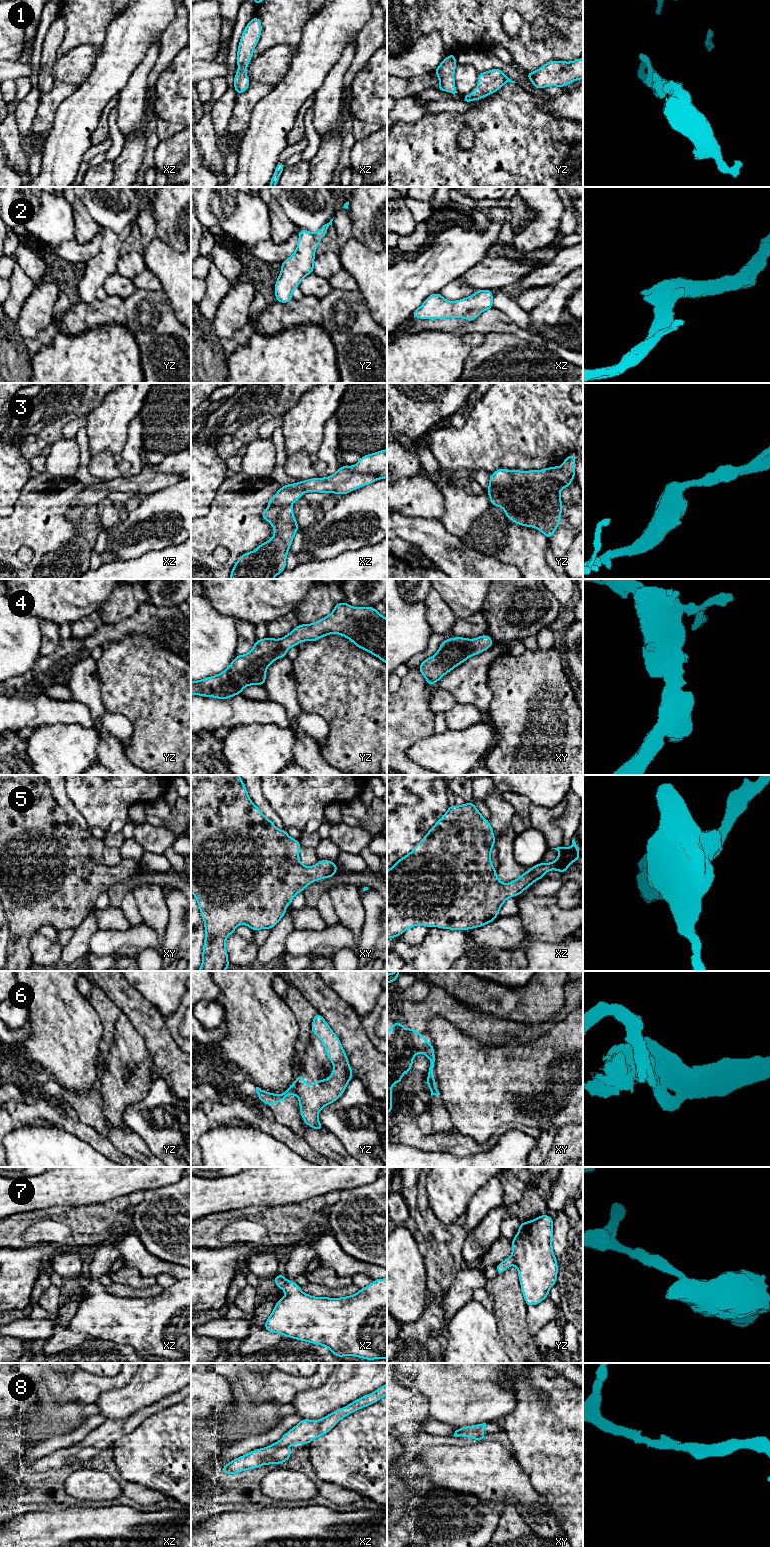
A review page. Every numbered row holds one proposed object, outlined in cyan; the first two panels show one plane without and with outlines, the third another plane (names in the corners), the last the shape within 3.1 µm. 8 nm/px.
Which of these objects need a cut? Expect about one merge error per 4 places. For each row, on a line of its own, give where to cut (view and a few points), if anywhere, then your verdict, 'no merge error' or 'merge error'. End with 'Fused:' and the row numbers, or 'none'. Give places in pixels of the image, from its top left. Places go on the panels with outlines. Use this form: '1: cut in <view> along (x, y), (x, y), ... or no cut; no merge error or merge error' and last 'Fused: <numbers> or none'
1: no cut; no merge error
2: no cut; no merge error
3: no cut; no merge error
4: no cut; no merge error
5: no cut; no merge error
6: cut in yz along (294, 1086), (296, 1094); merge error
7: no cut; no merge error
8: no cut; no merge error
Fused: 6

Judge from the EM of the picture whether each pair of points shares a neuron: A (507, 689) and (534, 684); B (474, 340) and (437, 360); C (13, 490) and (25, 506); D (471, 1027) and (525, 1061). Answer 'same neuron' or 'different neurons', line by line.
A: same neuron
B: different neurons
C: different neurons
D: different neurons

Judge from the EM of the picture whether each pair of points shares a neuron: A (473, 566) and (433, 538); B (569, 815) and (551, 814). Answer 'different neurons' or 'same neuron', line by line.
A: same neuron
B: different neurons

